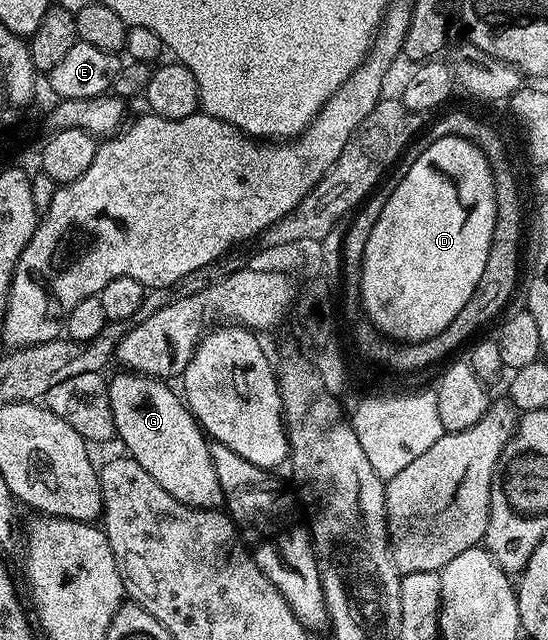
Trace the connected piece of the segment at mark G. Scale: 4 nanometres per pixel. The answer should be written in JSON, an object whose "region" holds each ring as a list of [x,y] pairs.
{"region":[[[127,369],[117,372],[108,379],[108,396],[118,439],[128,450],[125,452],[138,461],[138,465],[142,465],[142,469],[146,469],[146,473],[150,473],[170,497],[207,511],[219,508],[224,494],[222,485],[218,485],[218,473],[214,473],[214,461],[208,448],[210,439],[188,410],[187,402],[177,392],[176,396],[165,380],[138,375]]]}

